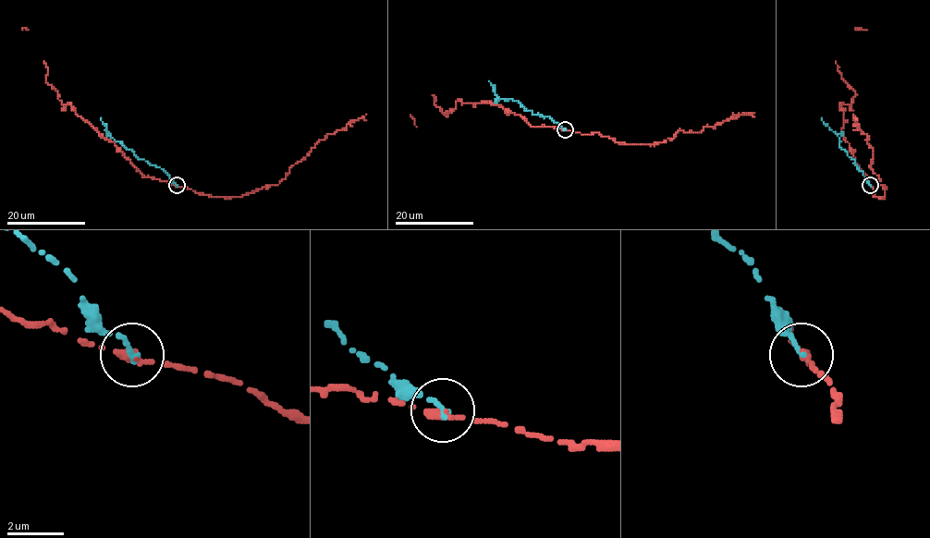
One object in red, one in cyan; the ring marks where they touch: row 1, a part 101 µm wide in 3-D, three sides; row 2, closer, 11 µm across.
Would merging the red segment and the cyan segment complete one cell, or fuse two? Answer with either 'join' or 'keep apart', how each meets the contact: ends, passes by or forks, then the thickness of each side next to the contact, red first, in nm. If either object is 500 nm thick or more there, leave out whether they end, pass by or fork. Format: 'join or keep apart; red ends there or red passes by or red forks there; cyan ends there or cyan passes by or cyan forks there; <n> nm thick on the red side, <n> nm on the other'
keep apart; red ends there; cyan ends there; 320 nm thick on the red side, 240 nm on the other

